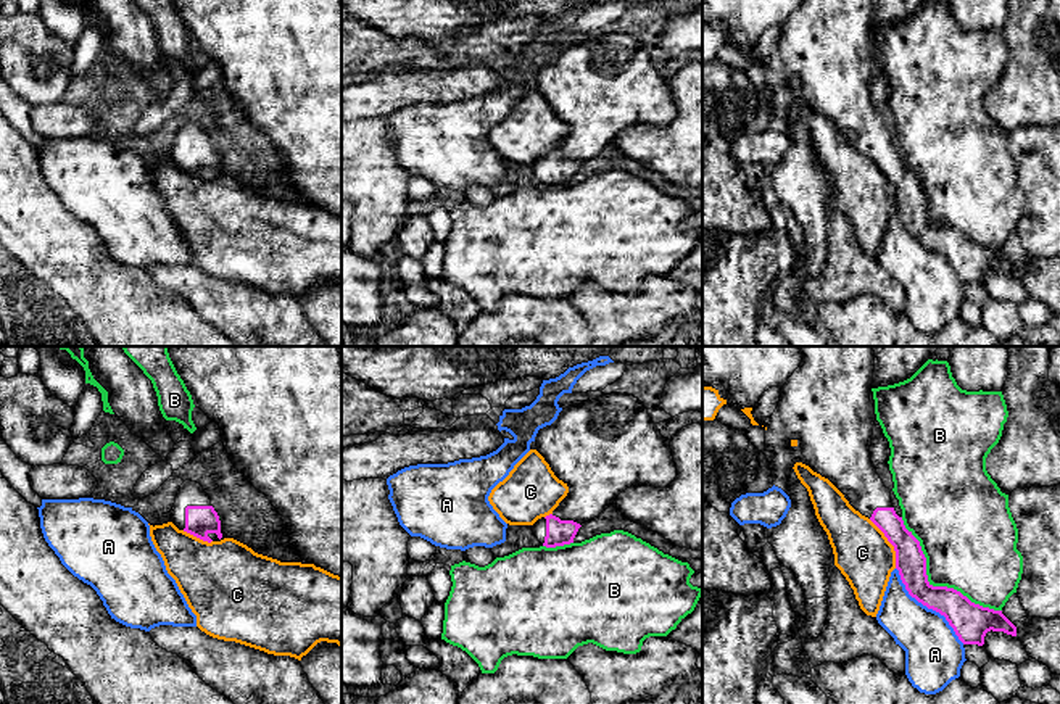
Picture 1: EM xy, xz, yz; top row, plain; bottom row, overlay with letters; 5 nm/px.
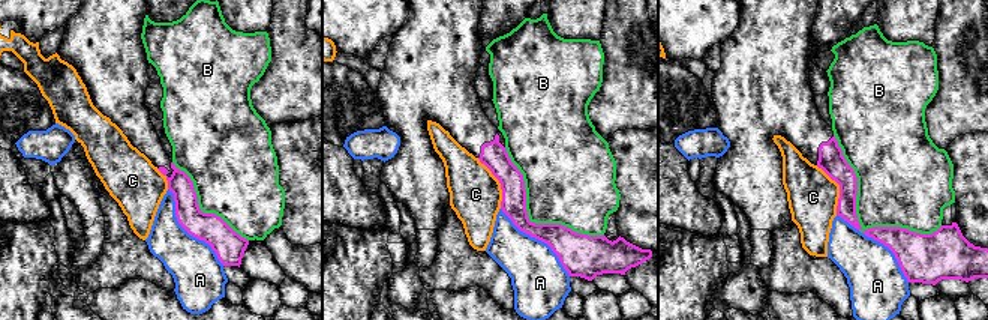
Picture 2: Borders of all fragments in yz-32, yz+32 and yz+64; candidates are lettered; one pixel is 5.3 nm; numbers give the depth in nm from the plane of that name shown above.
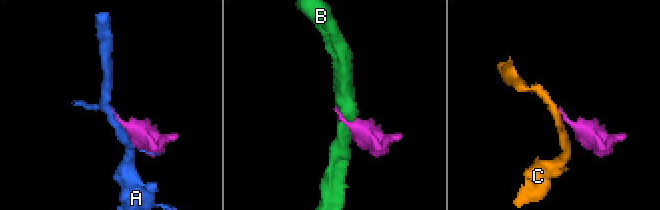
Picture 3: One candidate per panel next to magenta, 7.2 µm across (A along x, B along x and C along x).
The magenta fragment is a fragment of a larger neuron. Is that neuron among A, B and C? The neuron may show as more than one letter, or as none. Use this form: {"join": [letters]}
{"join": []}

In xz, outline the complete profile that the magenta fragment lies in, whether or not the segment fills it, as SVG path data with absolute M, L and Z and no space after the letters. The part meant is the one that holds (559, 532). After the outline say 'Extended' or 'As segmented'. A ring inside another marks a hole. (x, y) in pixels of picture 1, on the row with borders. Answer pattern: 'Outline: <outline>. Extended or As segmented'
Outline: M602 395L562 409L551 425L538 430L533 449L569 487L559 506L532 525L535 536L546 548L573 543L578 528L612 506L627 488L667 488L677 477L670 440L660 435L648 409L633 395Z. Extended

